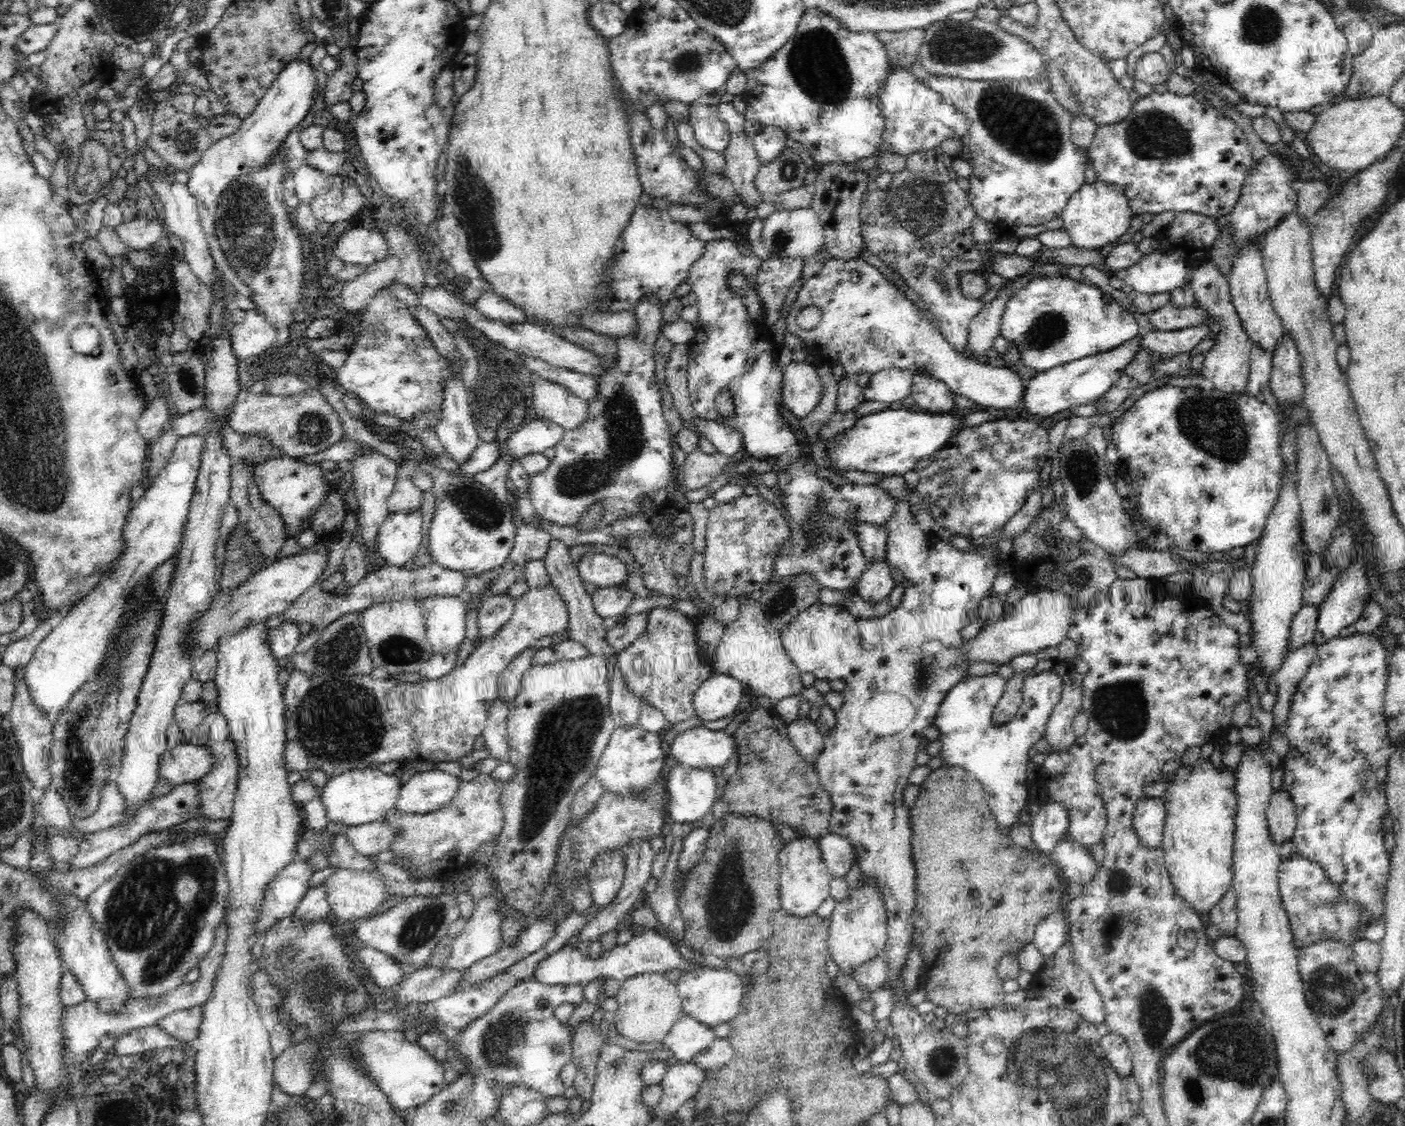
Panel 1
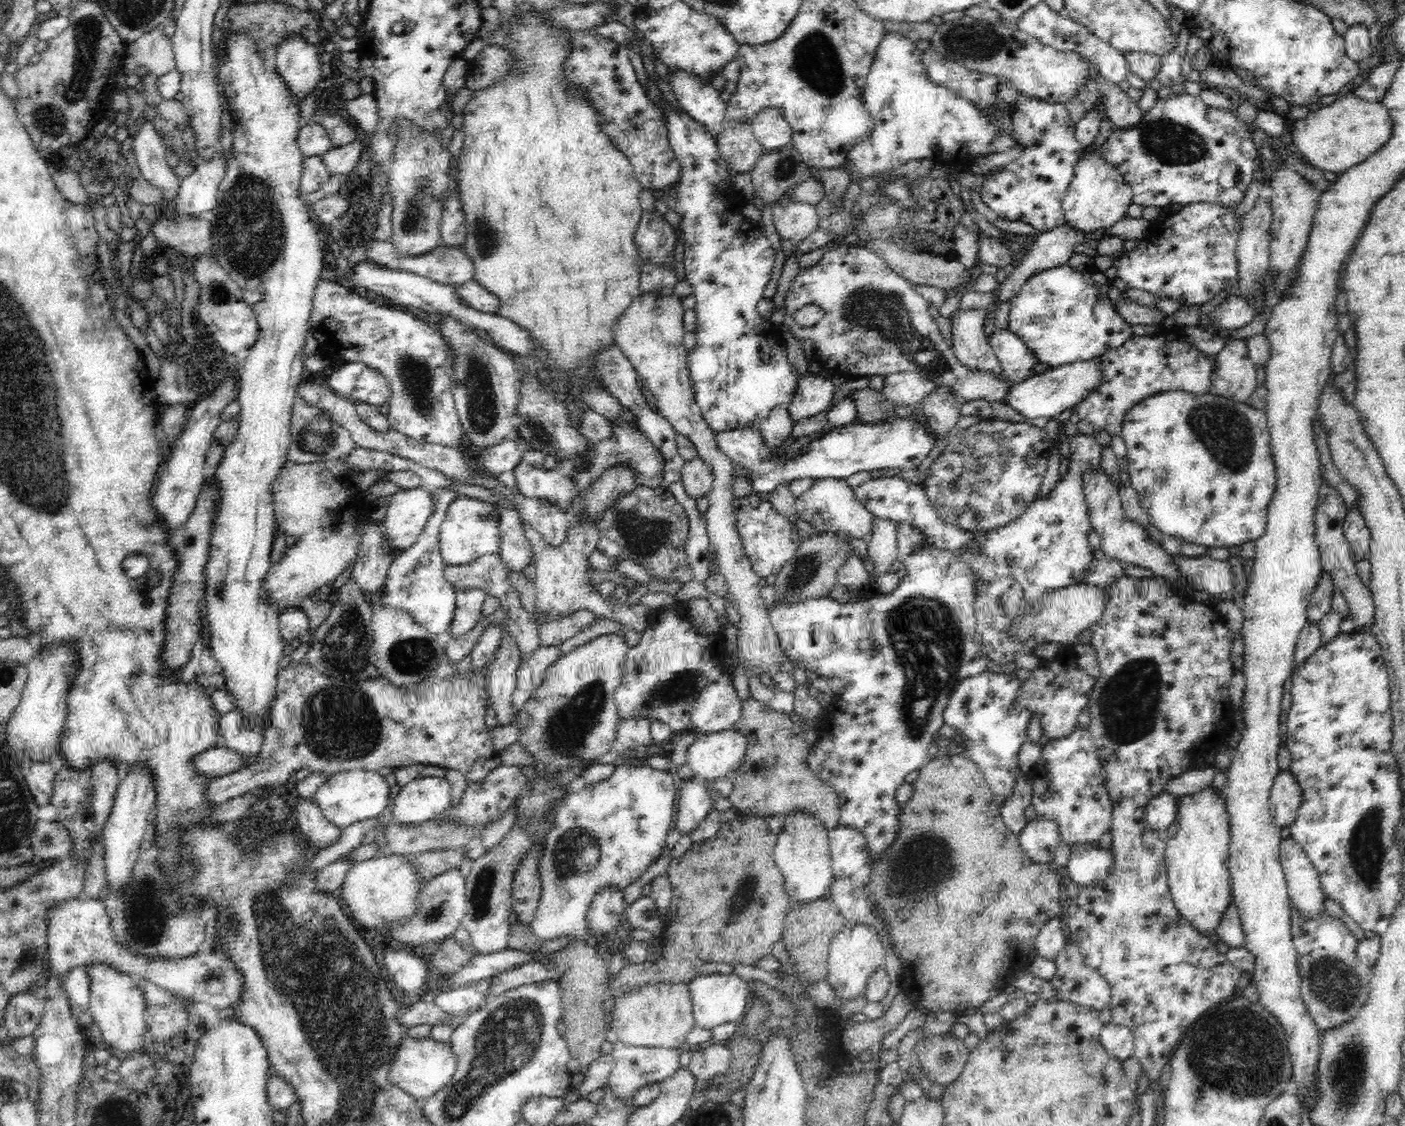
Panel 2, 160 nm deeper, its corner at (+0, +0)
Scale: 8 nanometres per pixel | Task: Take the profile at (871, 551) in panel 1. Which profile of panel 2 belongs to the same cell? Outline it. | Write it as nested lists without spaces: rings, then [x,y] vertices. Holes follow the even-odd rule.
[[[845,479],[813,480],[814,484],[795,498],[797,516],[806,520],[817,531],[832,531],[846,533],[852,538],[864,538],[873,531],[874,515],[864,507],[864,503],[854,496],[854,488],[846,483]]]

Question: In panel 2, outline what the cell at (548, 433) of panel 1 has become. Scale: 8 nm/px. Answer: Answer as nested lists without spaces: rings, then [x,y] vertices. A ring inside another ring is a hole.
[[[523,437],[504,440],[500,444],[483,448],[478,462],[488,474],[498,476],[501,472],[514,470],[522,460],[524,453],[530,449],[533,449],[531,444]]]

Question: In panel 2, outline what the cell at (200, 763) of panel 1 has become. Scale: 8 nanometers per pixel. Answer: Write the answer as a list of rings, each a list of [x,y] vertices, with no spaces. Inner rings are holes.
[[[218,746],[209,748],[204,752],[198,752],[192,758],[194,771],[210,778],[224,776],[249,765],[244,763],[244,755],[239,755],[228,748]]]

